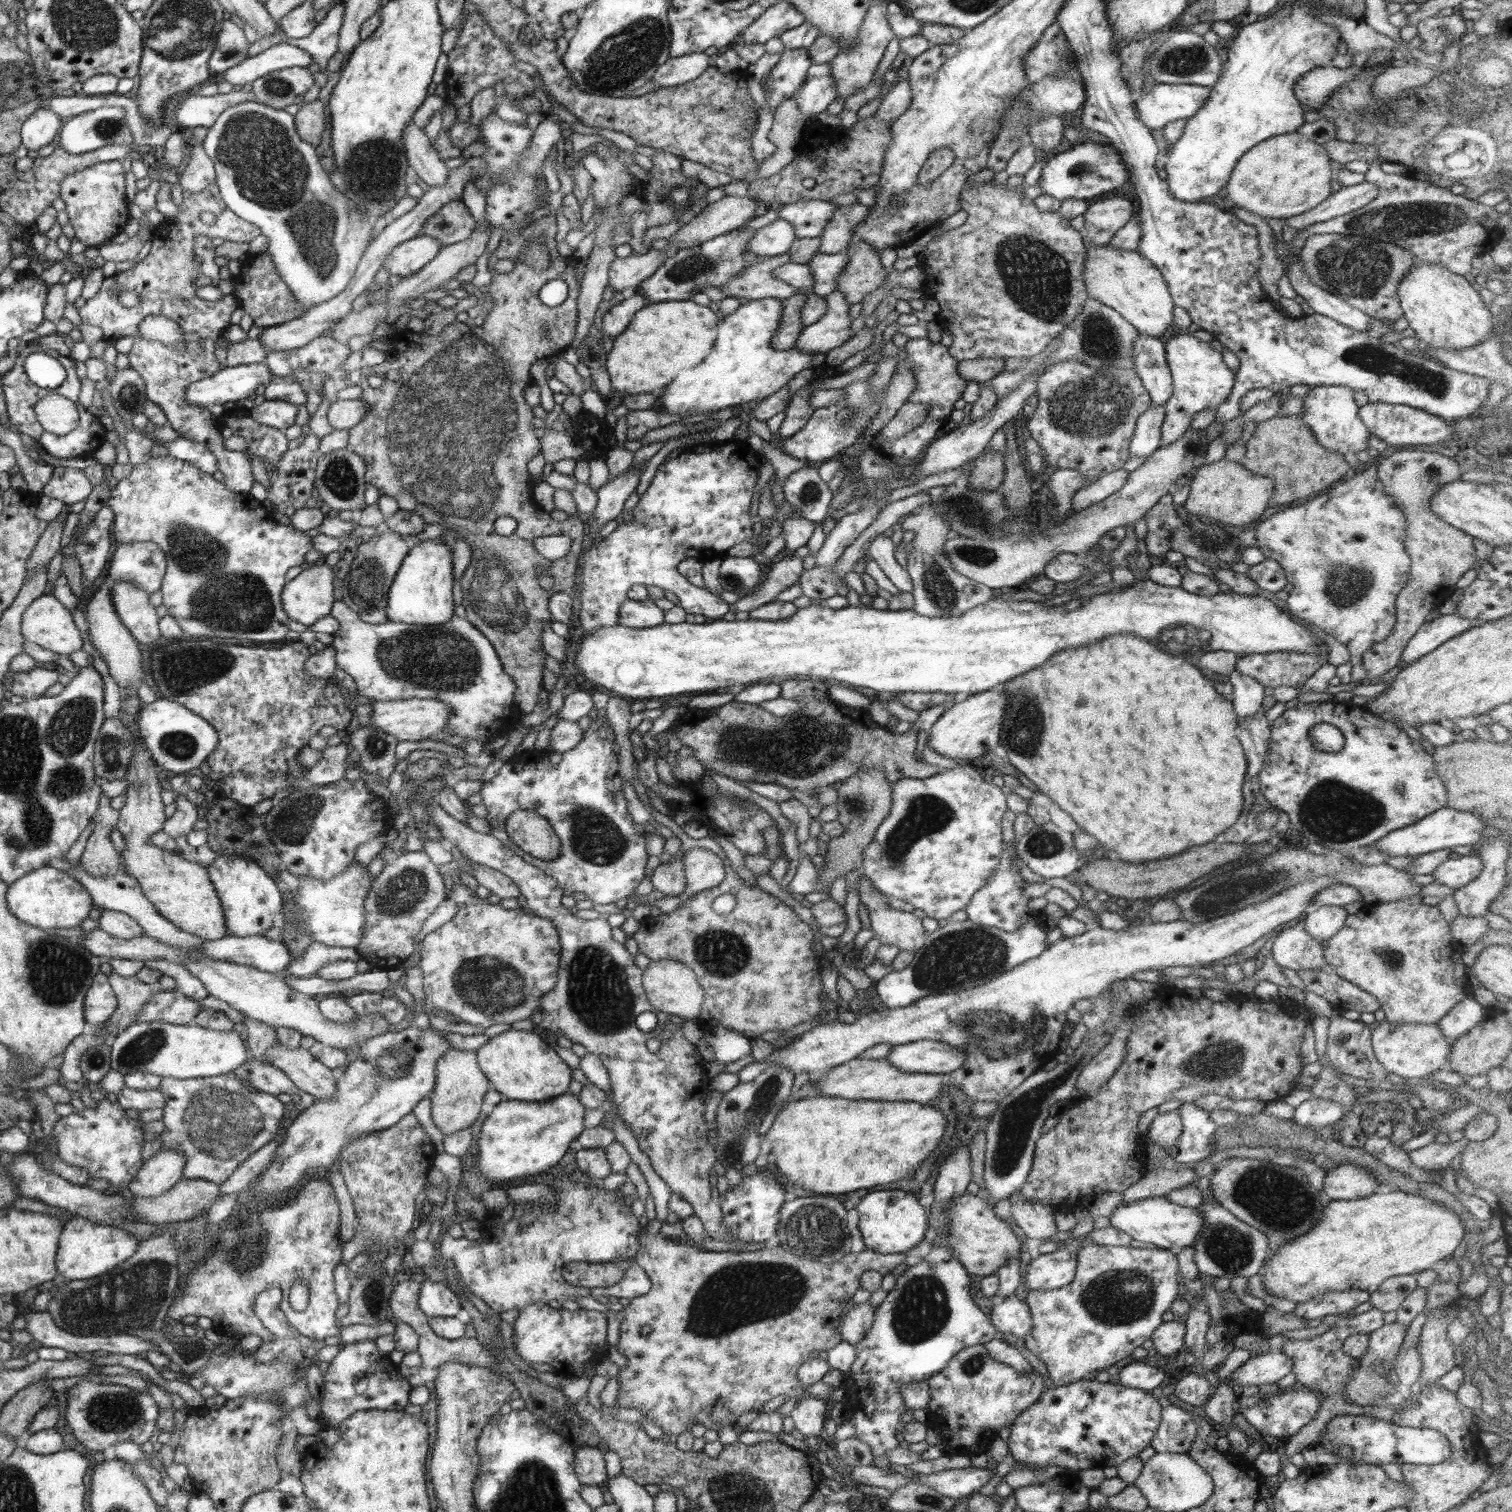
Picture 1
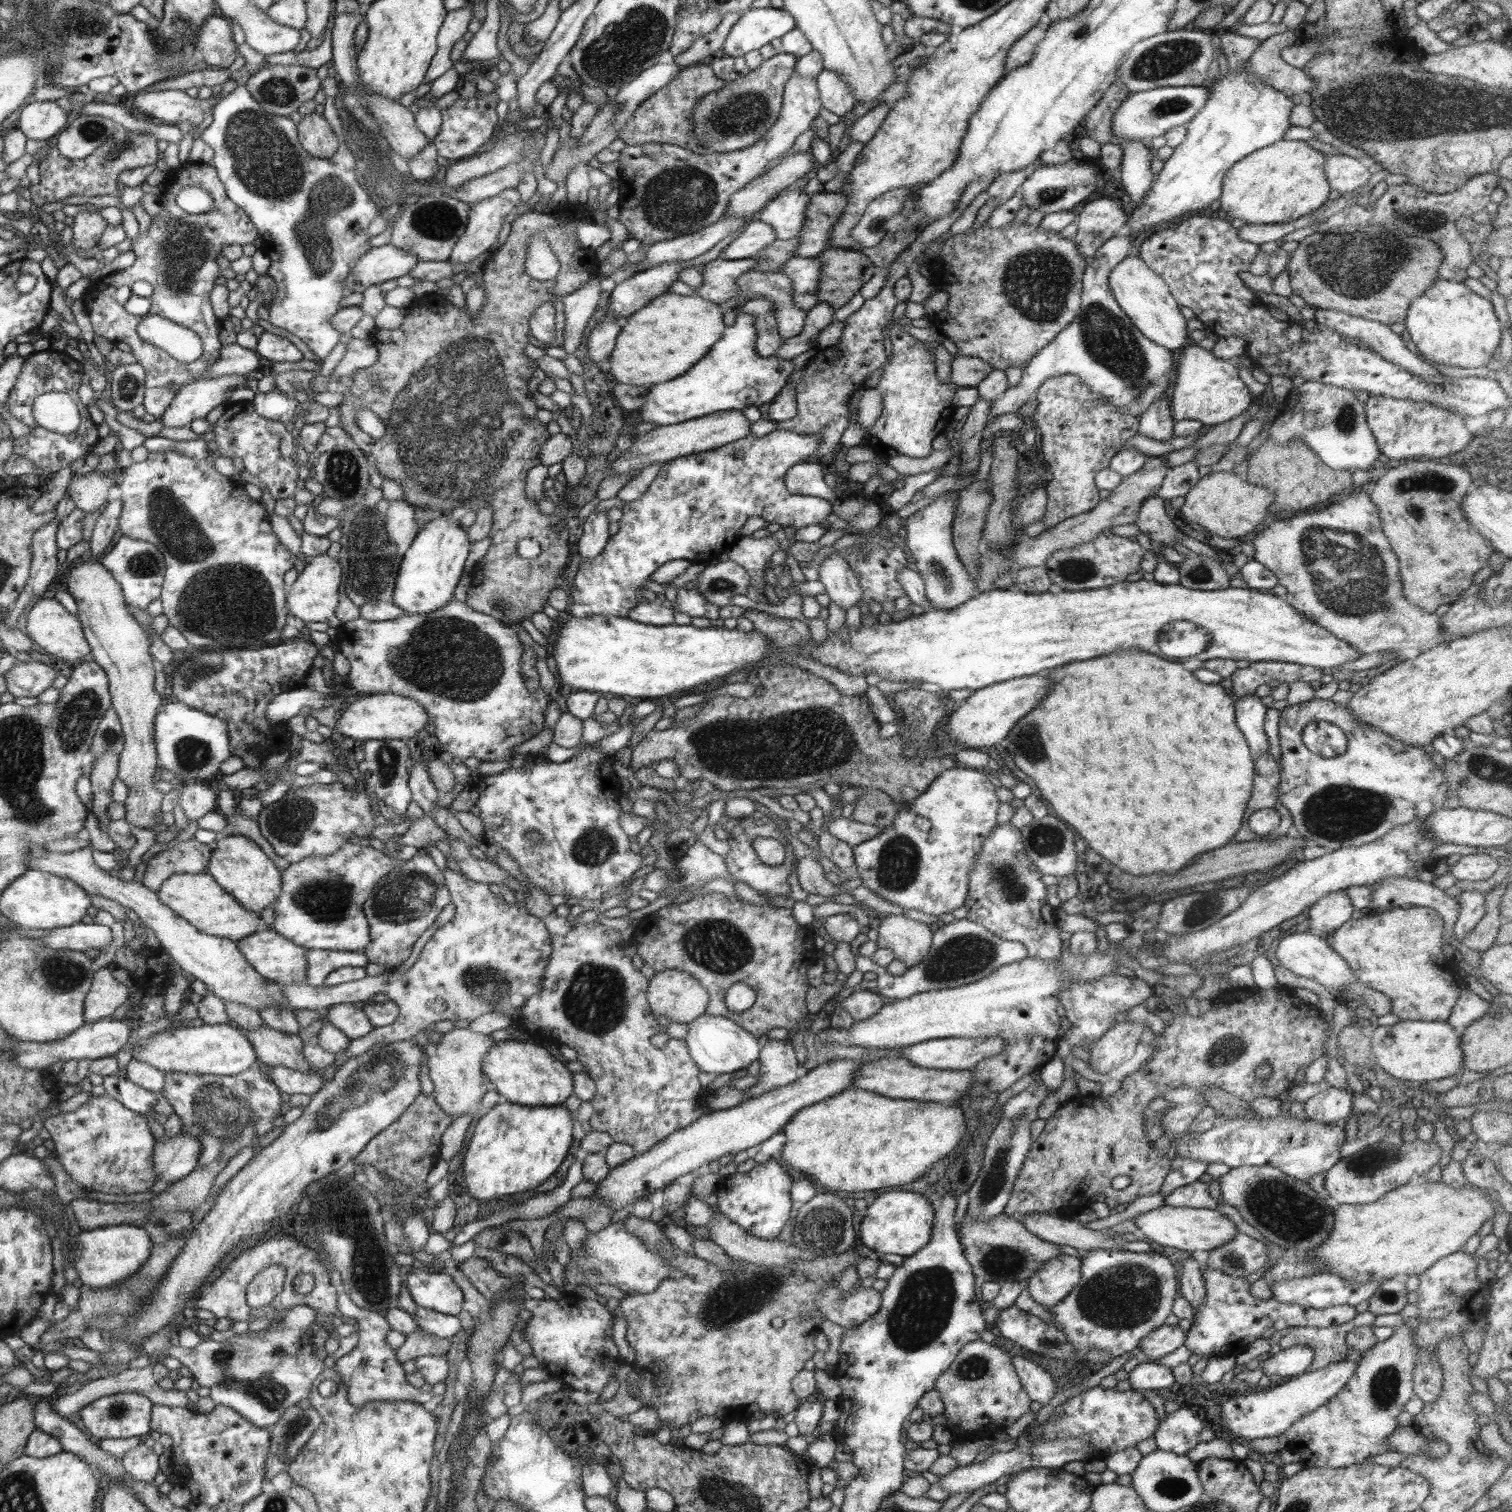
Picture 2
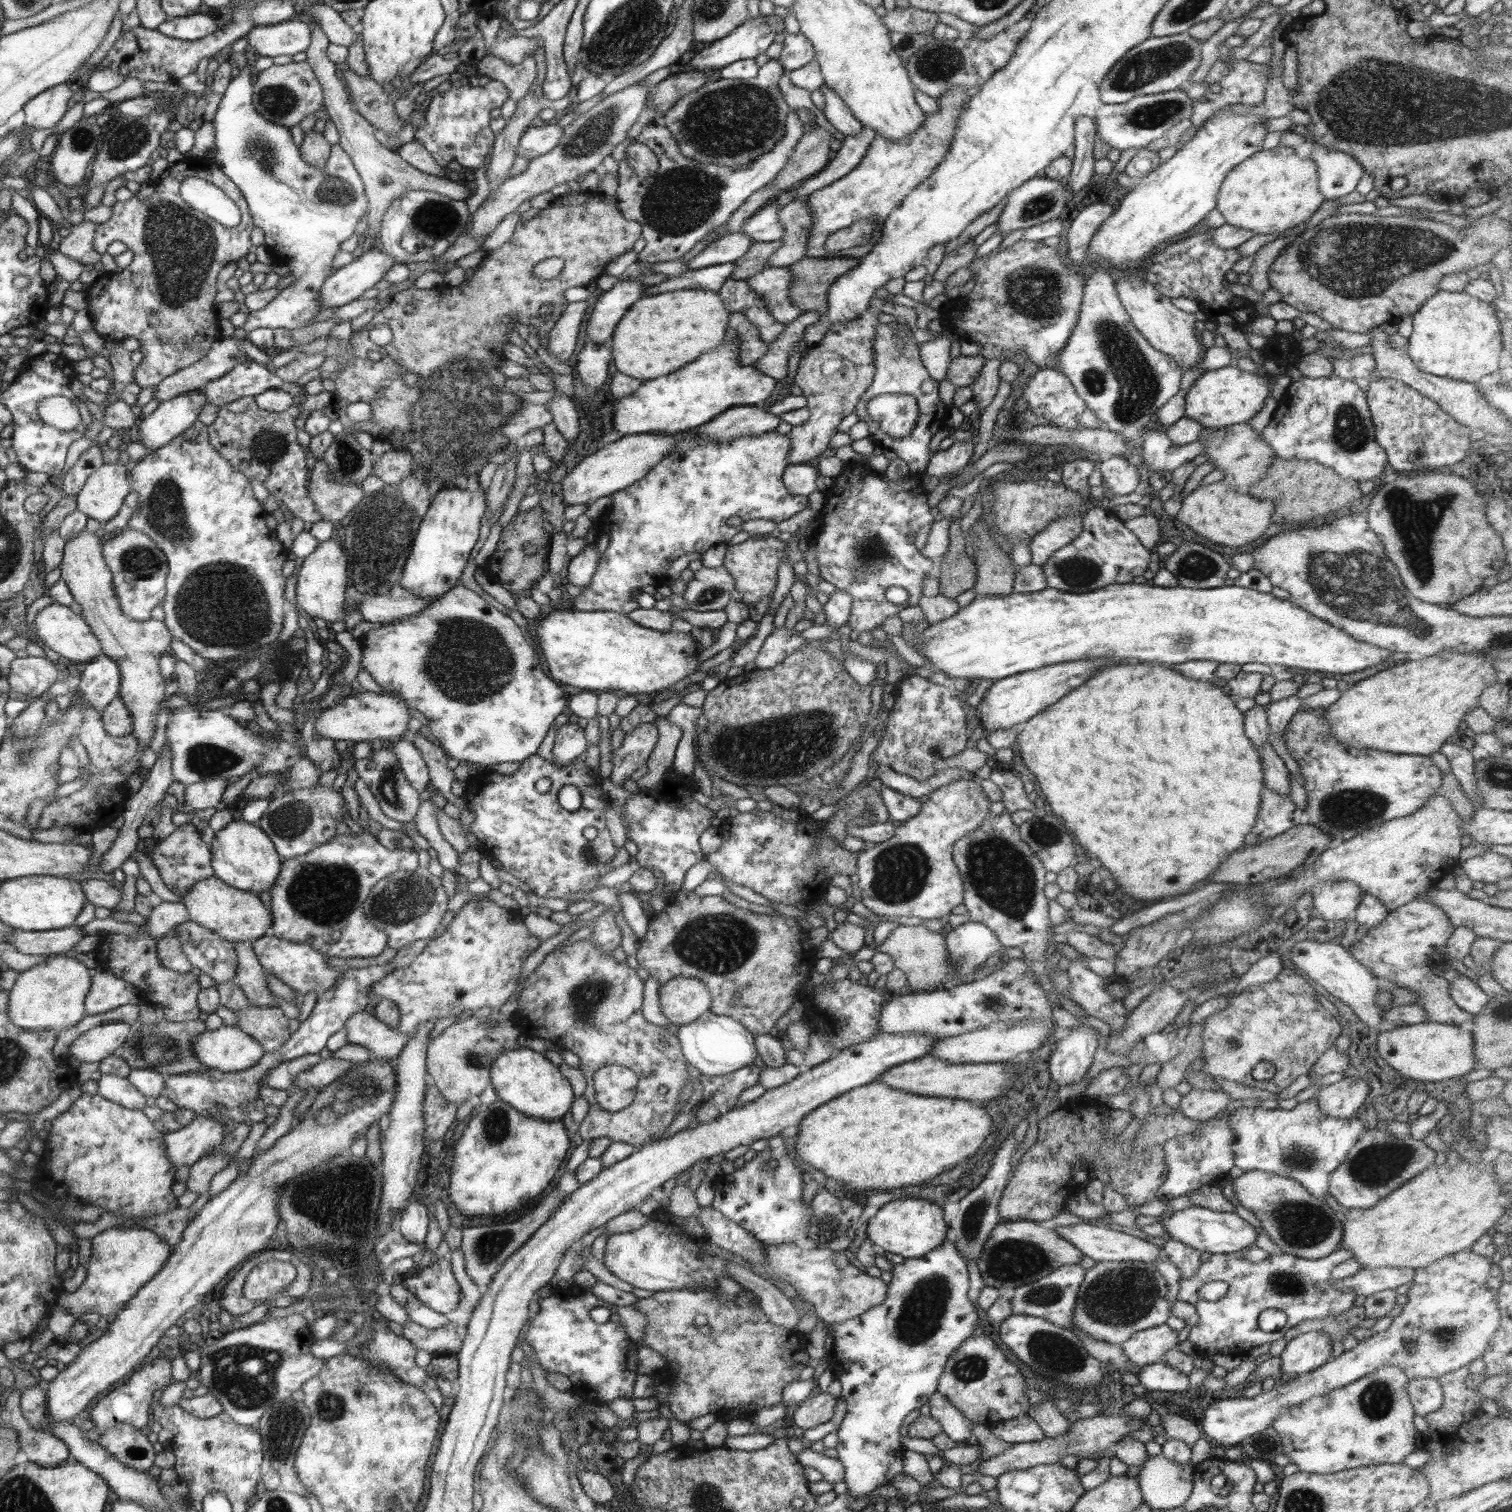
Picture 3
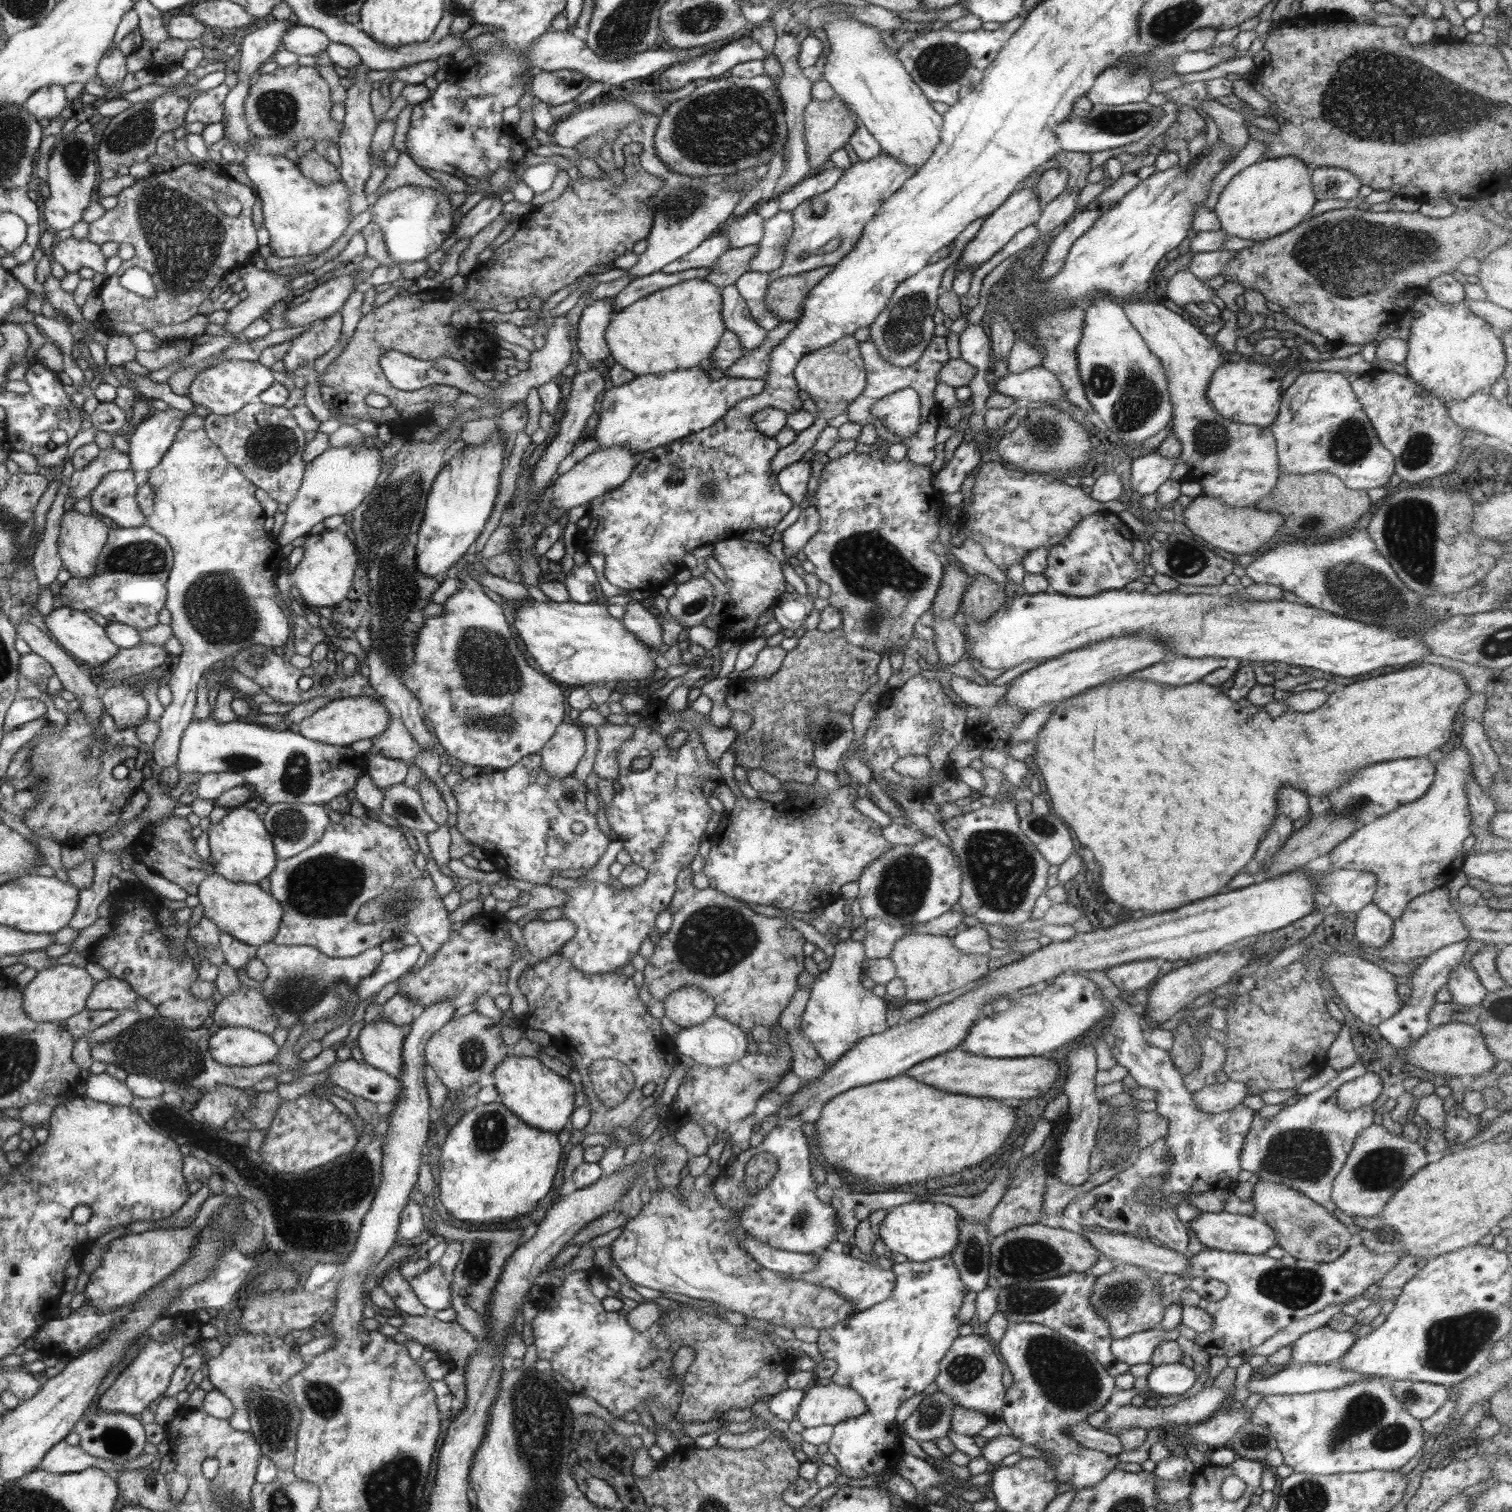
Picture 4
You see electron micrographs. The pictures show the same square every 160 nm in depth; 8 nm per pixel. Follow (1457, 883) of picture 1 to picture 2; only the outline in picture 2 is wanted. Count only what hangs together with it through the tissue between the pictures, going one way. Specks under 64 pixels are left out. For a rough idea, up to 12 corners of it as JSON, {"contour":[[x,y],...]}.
{"contour":[[1485,853],[1461,855],[1449,866],[1457,880],[1488,880],[1498,870]]}

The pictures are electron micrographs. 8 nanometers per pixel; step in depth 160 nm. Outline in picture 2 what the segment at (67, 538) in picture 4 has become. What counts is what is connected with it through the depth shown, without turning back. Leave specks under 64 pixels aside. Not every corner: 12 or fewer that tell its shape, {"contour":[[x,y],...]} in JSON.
{"contour":[[111,571],[65,576],[123,730],[117,777],[130,826],[152,828],[162,792],[151,638]]}

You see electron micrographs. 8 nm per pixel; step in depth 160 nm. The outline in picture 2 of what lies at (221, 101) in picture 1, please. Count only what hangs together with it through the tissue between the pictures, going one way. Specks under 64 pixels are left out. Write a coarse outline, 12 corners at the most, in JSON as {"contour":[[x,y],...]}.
{"contour":[[142,91],[132,106],[158,124],[198,128],[222,97]]}

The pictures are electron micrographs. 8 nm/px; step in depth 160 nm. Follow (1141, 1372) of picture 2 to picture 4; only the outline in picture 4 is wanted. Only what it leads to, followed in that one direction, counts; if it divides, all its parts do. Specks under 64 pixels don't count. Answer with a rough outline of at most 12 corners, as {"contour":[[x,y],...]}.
{"contour":[[1190,1362],[1153,1366],[1149,1390],[1181,1396],[1196,1384]]}

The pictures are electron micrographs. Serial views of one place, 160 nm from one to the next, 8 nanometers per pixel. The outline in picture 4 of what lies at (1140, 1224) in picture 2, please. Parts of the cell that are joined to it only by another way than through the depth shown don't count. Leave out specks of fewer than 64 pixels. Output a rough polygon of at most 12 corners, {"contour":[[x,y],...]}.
{"contour":[[1202,1211],[1187,1227],[1203,1246],[1264,1255],[1275,1230],[1259,1217]]}

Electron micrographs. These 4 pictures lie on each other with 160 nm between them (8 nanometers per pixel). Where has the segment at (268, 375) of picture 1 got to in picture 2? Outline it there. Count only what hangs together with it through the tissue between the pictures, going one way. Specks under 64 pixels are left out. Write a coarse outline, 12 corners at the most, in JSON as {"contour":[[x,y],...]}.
{"contour":[[247,375],[195,379],[180,386],[160,419],[182,428],[228,404]]}

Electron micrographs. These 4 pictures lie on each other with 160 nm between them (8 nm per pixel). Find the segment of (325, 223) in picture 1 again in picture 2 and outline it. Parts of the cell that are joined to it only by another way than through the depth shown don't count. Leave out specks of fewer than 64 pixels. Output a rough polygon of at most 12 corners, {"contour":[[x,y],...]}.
{"contour":[[242,80],[199,136],[279,289],[268,321],[324,359],[371,249],[338,100],[334,162]]}

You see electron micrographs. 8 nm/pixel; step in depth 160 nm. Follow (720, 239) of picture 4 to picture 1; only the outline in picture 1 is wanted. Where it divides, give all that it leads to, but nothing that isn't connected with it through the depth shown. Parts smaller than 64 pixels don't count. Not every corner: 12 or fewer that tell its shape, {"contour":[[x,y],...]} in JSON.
{"contour":[[790,221],[758,229],[745,249],[763,257],[786,254],[797,239]]}

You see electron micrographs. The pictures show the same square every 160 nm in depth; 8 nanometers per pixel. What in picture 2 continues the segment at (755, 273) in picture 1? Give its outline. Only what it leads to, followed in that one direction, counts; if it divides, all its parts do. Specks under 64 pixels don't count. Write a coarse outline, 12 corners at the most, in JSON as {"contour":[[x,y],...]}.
{"contour":[[754,258],[711,260],[699,267],[696,295],[733,305],[736,281]]}

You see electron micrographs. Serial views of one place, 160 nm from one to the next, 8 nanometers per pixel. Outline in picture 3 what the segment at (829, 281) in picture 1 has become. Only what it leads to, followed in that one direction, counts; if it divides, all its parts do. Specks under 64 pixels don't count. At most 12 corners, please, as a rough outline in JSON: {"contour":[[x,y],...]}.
{"contour":[[769,266],[746,282],[786,325],[803,313],[789,297],[790,267]]}

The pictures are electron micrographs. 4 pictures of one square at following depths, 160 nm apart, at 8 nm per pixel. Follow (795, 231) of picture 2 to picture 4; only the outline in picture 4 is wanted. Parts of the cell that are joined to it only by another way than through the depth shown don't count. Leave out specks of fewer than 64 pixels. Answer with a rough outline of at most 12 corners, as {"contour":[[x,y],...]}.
{"contour":[[752,209],[719,233],[732,249],[756,245],[765,219]]}

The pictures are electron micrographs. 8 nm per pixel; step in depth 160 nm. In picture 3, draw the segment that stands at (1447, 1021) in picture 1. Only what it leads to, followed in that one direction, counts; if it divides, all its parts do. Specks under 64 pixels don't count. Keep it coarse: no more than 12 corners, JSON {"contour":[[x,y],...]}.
{"contour":[[1462,974],[1450,984],[1460,1009],[1480,1014],[1491,1000]]}

